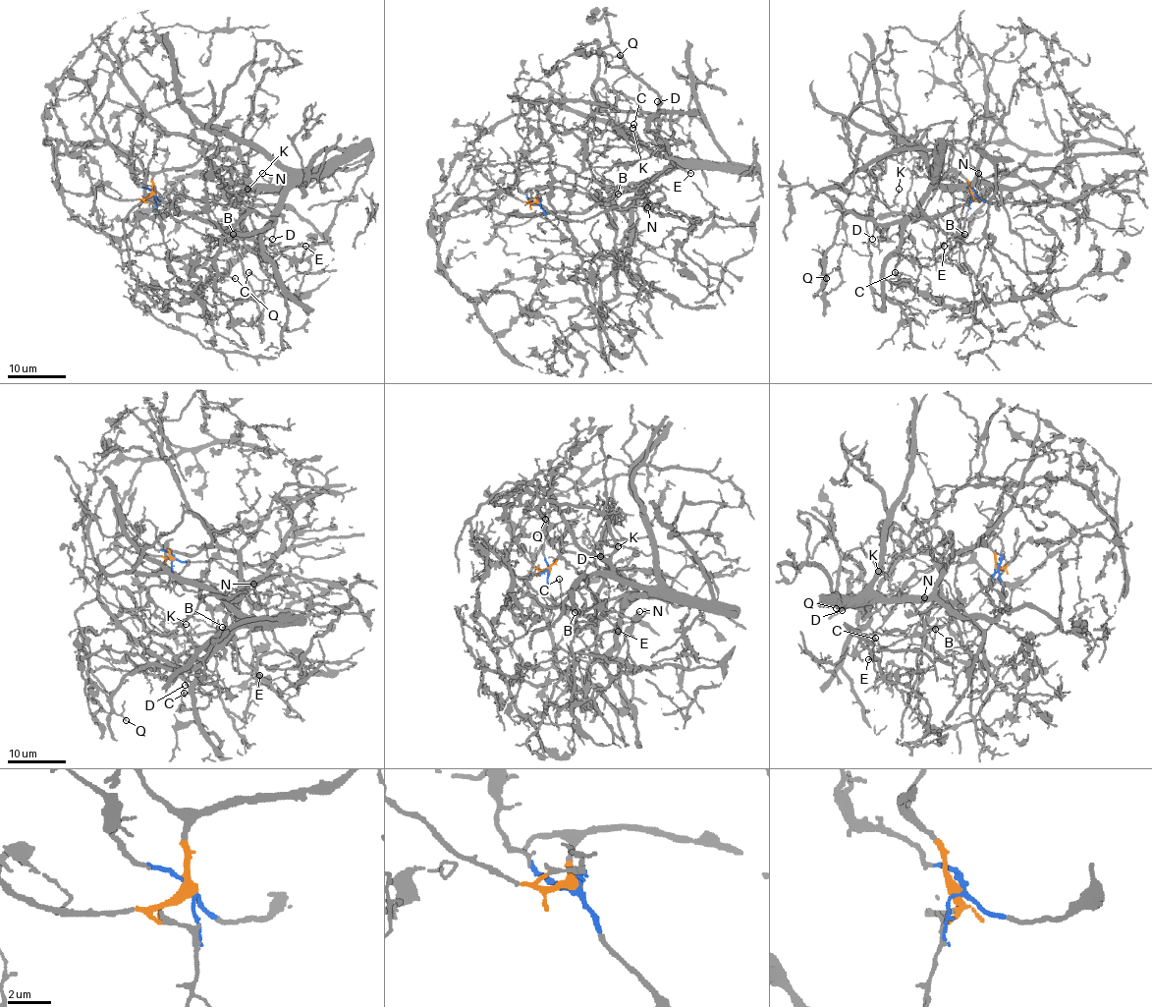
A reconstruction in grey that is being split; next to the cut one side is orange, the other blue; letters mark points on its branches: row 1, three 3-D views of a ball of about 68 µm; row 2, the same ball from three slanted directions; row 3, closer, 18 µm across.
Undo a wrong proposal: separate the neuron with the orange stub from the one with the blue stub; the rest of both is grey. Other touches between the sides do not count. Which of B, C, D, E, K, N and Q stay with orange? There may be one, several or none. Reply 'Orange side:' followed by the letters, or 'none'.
Orange side: C, D, K, Q

